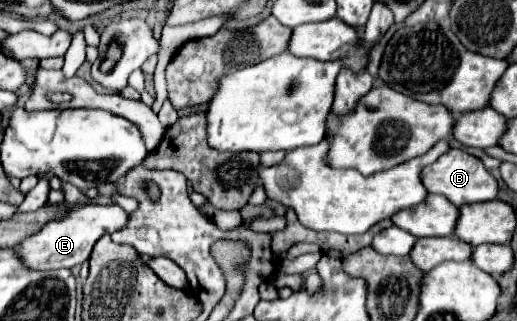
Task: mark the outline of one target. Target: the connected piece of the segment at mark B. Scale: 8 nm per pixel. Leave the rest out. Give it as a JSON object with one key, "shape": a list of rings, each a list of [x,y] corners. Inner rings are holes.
{"shape":[[[452,148],[450,152],[442,154],[434,164],[424,166],[420,178],[428,192],[446,196],[454,206],[486,202],[486,200],[494,200],[498,196],[498,184],[496,184],[494,176],[484,168],[484,164],[478,158],[466,154],[464,150],[458,150],[458,148]]]}

